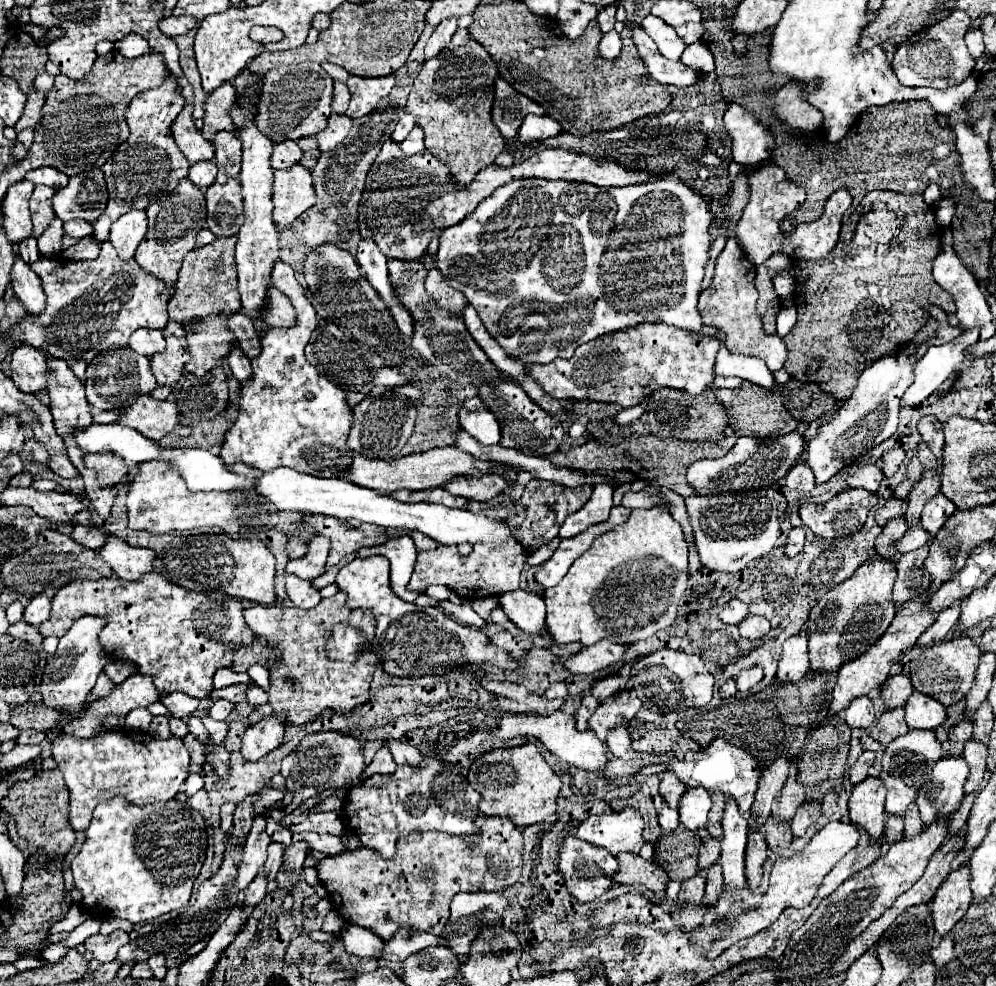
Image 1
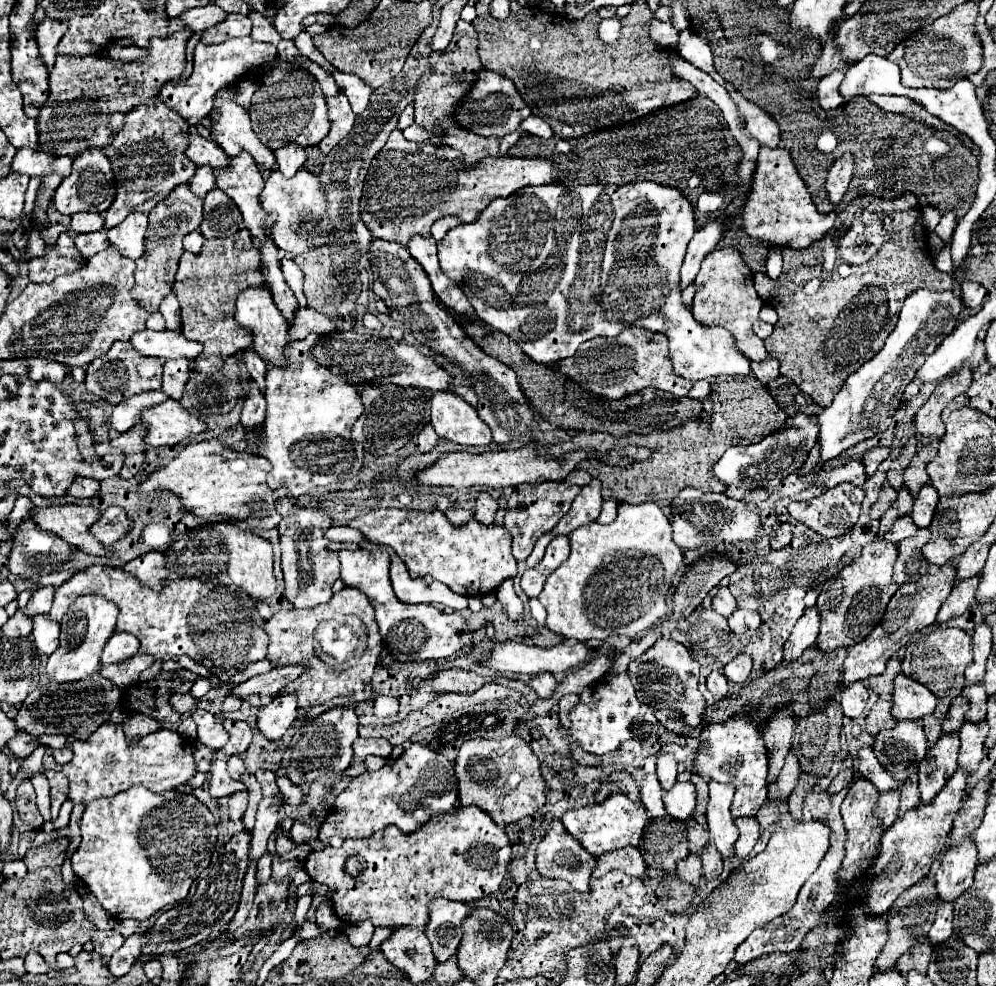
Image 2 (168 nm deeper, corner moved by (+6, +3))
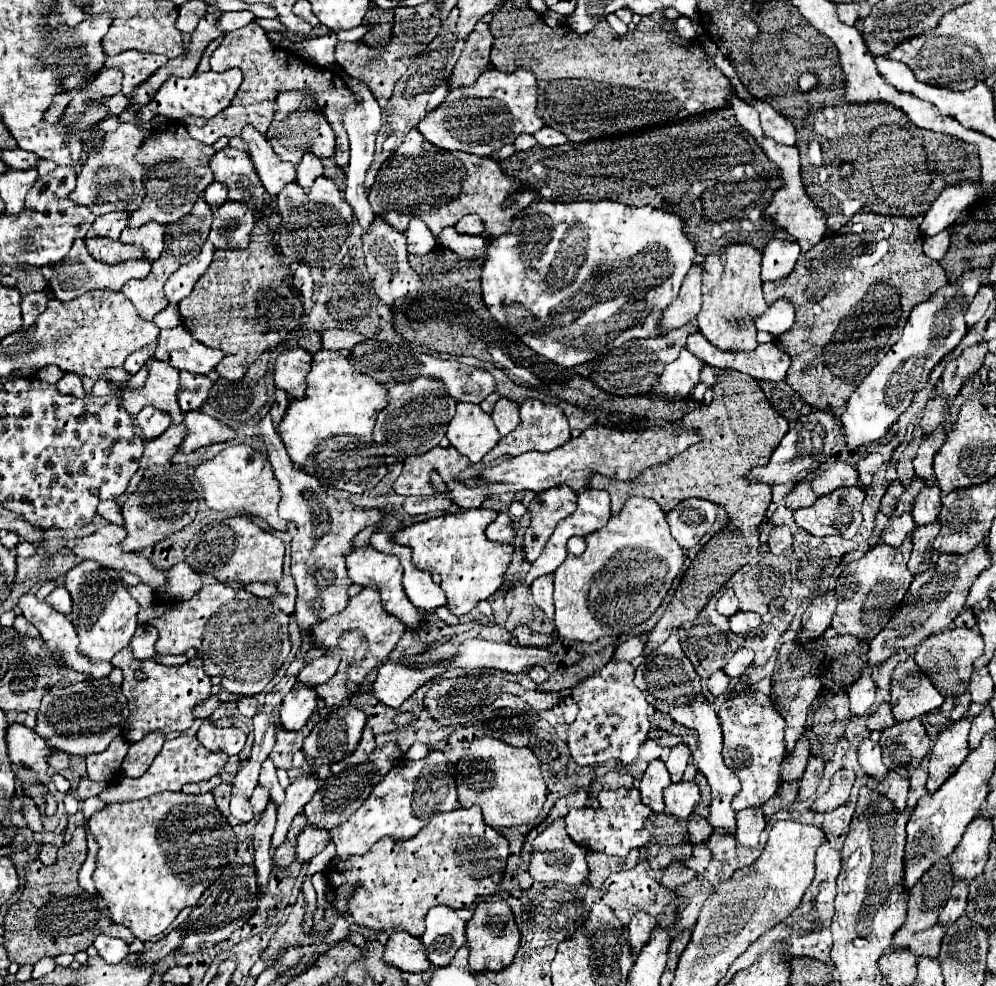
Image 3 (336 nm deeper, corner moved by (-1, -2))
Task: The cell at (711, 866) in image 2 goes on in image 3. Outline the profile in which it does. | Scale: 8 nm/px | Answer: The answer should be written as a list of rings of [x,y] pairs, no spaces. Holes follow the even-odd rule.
[[[716,830],[706,844],[708,844],[714,860],[726,862],[726,860],[732,860],[732,858],[736,856],[734,850],[736,850],[736,844],[738,844],[738,842],[736,842],[734,836],[730,836],[730,834],[726,834],[726,832]]]

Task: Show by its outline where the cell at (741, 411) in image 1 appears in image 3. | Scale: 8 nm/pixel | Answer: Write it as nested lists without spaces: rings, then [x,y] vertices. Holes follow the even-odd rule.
[[[728,372],[728,374],[718,374],[716,376],[716,384],[712,386],[714,390],[714,400],[710,406],[702,406],[690,414],[686,414],[682,418],[682,428],[680,430],[698,430],[698,434],[702,434],[702,442],[688,448],[686,452],[678,454],[674,460],[658,466],[658,468],[650,468],[650,470],[644,470],[636,480],[632,482],[618,482],[618,480],[610,480],[610,478],[604,478],[602,474],[592,474],[590,476],[590,484],[588,488],[604,488],[608,490],[610,498],[612,498],[612,516],[616,516],[624,502],[632,496],[644,496],[644,498],[652,498],[660,504],[660,508],[664,512],[670,512],[682,498],[706,498],[718,506],[724,506],[728,516],[734,518],[734,532],[740,532],[740,534],[750,534],[750,538],[754,538],[754,530],[758,528],[758,524],[762,522],[764,518],[764,512],[770,504],[770,498],[772,498],[772,490],[768,484],[748,484],[744,480],[746,472],[752,468],[752,466],[758,466],[758,464],[766,464],[770,460],[770,454],[772,450],[780,444],[780,440],[784,438],[784,434],[788,432],[788,420],[782,418],[772,406],[770,402],[766,400],[762,388],[758,386],[758,382],[754,378],[750,378],[748,374],[742,374],[742,372]],[[762,396],[762,398],[760,398]],[[736,446],[738,446],[738,452],[740,456],[736,458],[734,452],[736,452]]]

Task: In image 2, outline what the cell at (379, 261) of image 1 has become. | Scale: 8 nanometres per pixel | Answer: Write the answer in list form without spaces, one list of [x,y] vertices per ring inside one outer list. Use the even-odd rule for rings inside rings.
[[[359,219],[357,221],[357,225],[355,225],[355,233],[357,233],[357,237],[359,237],[359,243],[361,243],[361,247],[367,251],[367,245],[371,243],[371,231],[365,227],[365,223]]]

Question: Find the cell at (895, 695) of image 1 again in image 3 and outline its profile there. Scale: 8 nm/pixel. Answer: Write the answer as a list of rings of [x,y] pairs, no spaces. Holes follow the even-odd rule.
[[[894,654],[894,656],[892,656],[892,658],[888,658],[884,664],[876,666],[876,668],[872,670],[872,680],[874,680],[874,684],[876,684],[880,690],[890,692],[890,678],[892,678],[894,666],[896,666],[898,662],[900,662],[900,656],[898,656],[898,654]]]

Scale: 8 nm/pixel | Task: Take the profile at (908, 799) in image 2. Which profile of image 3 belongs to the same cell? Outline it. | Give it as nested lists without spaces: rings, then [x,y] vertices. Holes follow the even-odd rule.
[[[920,766],[918,770],[912,772],[912,778],[910,778],[910,794],[908,794],[908,810],[914,810],[918,800],[922,796],[926,796],[928,790],[926,790],[926,770]]]

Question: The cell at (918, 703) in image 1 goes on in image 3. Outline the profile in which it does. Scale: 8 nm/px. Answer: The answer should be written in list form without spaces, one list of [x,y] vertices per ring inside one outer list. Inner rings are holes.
[[[914,658],[900,662],[892,674],[890,706],[896,720],[922,718],[944,702],[942,694],[932,686],[932,682],[916,666]]]

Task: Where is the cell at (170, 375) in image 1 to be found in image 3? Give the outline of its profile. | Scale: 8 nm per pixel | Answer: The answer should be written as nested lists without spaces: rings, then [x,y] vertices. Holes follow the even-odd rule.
[[[180,372],[180,388],[178,388],[178,404],[184,412],[198,410],[202,402],[208,398],[208,390],[212,386],[212,380],[204,374],[190,374]]]

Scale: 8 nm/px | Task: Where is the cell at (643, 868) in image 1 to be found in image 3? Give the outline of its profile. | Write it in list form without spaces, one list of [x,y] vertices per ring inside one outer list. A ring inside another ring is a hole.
[[[588,852],[586,862],[590,866],[590,876],[588,876],[590,886],[600,886],[610,874],[622,870],[622,858],[618,858],[618,856],[606,856],[606,854],[600,854],[600,852]]]

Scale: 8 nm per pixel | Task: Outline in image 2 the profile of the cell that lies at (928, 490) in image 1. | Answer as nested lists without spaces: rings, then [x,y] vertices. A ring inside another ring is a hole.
[[[921,447],[917,451],[917,455],[911,459],[909,467],[905,469],[905,487],[911,489],[913,497],[915,493],[923,487],[923,485],[929,485],[929,475],[925,471],[927,463],[937,455],[937,449],[935,447]]]

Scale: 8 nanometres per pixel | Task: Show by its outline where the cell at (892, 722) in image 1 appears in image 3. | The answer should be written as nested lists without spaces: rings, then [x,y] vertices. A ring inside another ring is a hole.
[[[880,704],[880,706],[868,716],[868,730],[872,730],[872,732],[882,732],[882,730],[894,726],[894,724],[896,724],[896,720],[894,720],[892,710],[890,710],[888,704]]]

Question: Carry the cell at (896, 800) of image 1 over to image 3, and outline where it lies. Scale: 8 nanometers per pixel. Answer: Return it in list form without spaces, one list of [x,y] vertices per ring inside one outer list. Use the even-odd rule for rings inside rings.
[[[864,740],[858,746],[858,762],[864,768],[864,772],[870,778],[876,780],[884,780],[888,776],[888,768],[882,764],[882,754],[880,754],[880,746],[874,740]]]

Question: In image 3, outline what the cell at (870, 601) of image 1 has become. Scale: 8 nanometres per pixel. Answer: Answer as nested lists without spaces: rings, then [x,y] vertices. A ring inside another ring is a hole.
[[[906,538],[898,548],[888,544],[878,544],[868,550],[860,560],[850,562],[836,580],[834,592],[838,594],[838,608],[832,618],[832,628],[838,636],[856,636],[860,640],[872,640],[892,618],[894,610],[902,602],[912,574],[906,568],[906,562],[912,552],[912,540]]]

